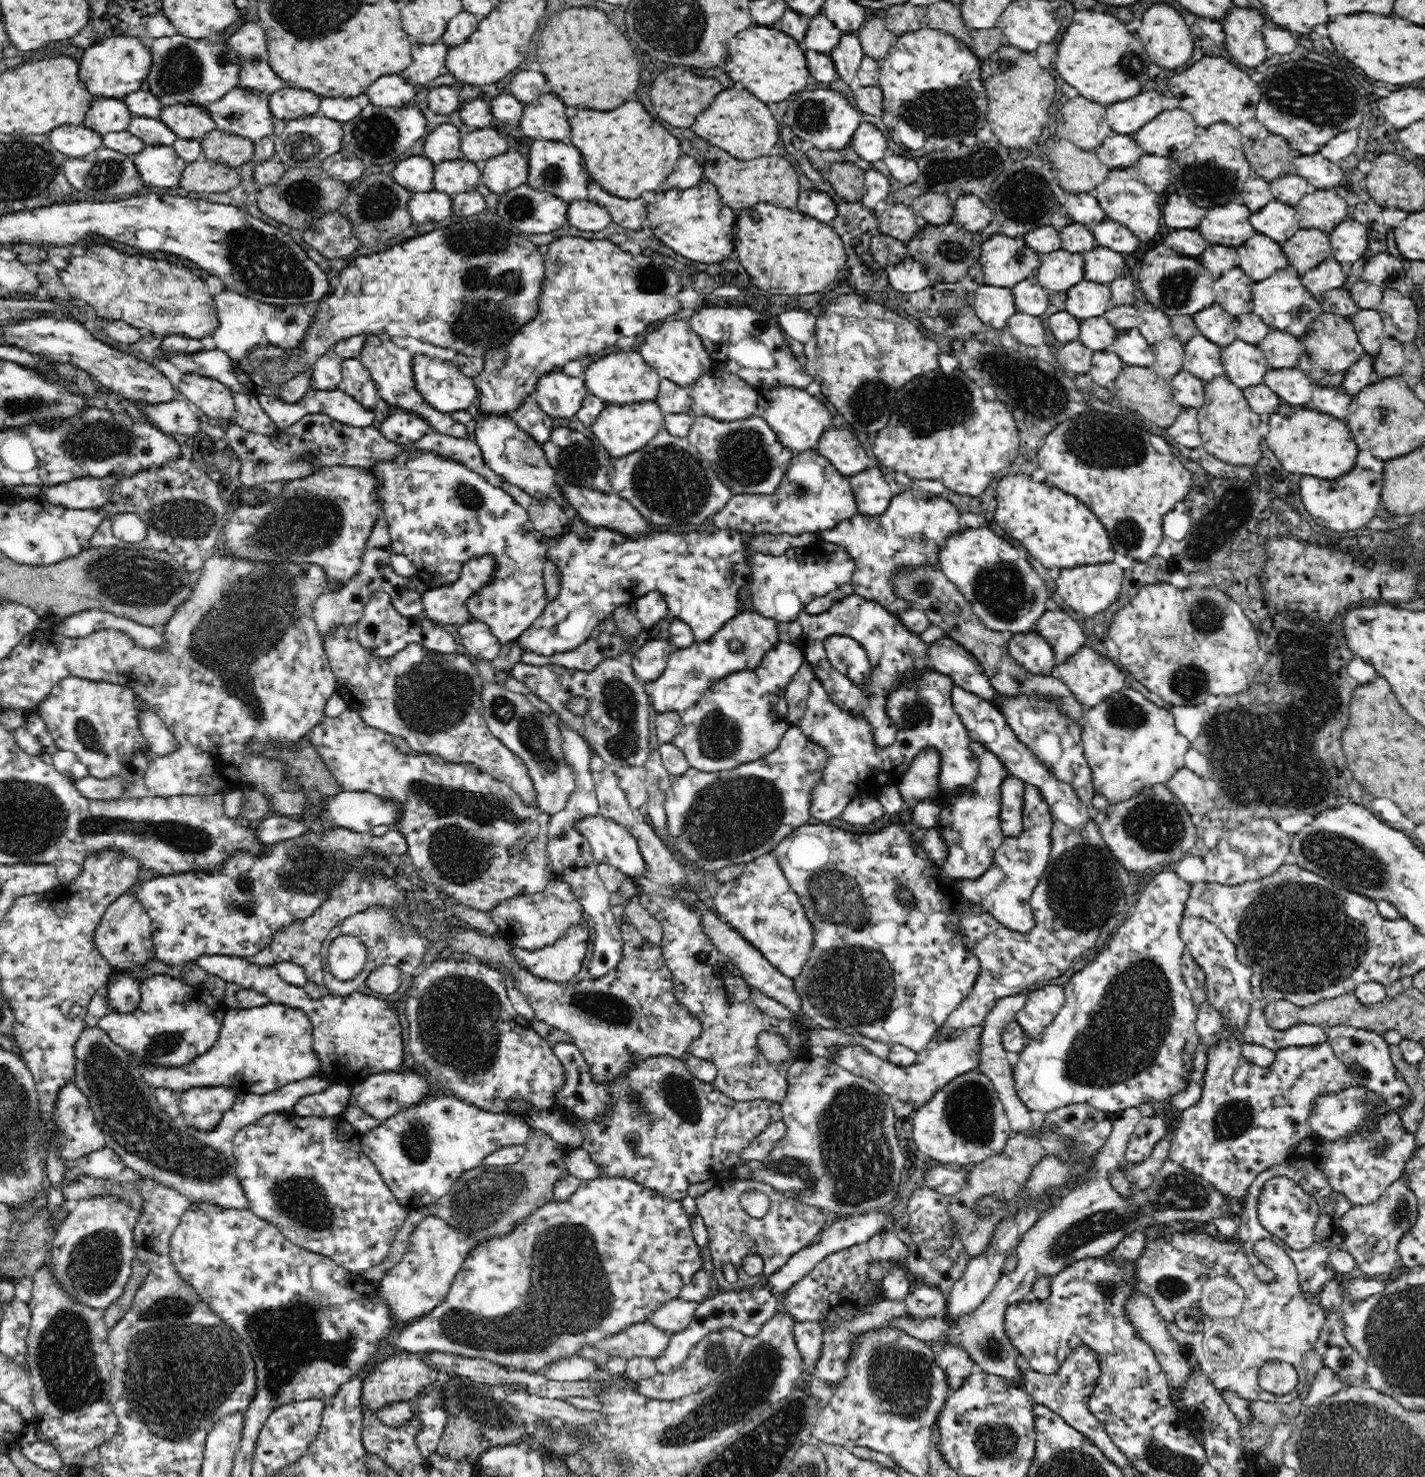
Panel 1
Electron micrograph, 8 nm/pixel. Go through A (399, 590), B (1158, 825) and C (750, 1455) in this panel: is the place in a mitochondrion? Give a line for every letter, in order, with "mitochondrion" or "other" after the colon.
A: other
B: mitochondrion
C: mitochondrion

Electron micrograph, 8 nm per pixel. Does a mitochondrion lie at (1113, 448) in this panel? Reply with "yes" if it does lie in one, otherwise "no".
yes

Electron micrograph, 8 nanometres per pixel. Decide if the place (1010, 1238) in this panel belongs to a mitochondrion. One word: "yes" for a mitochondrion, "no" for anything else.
no

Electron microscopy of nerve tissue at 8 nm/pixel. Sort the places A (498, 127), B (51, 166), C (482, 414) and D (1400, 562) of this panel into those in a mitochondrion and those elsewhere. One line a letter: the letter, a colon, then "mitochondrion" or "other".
A: other
B: mitochondrion
C: other
D: other

